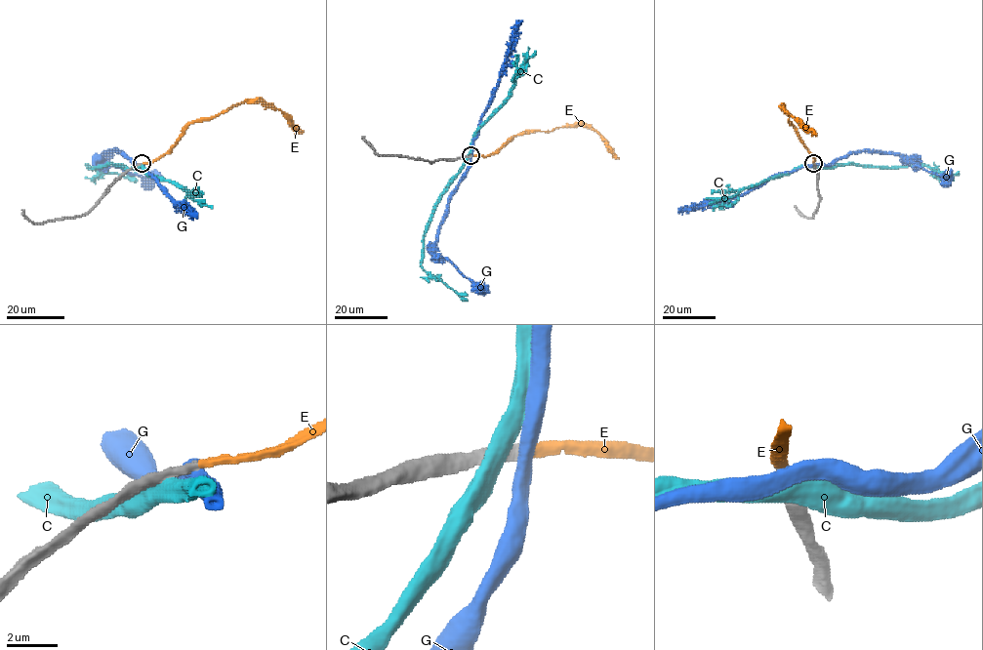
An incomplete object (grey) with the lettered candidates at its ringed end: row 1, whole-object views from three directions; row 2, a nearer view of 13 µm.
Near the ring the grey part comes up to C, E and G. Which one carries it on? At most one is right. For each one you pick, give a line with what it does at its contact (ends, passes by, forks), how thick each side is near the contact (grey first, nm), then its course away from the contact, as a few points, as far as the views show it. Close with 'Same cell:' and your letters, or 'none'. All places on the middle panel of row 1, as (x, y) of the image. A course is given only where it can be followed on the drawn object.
E: it ends there; 440 nm thick on the grey side, 380 nm on the other; it runs (471, 155), (490, 155), (516, 135), (584, 124), (593, 129), (619, 158)
Same cell: E

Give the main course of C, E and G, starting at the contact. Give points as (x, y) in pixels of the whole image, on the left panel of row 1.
C: (138, 165), (132, 168), (114, 164), (87, 165), (122, 176), (137, 172)
E: (142, 164), (162, 156), (191, 123), (210, 120), (242, 102), (270, 103), (304, 132)
G: (141, 164), (136, 164), (116, 150), (107, 151), (101, 160), (109, 167), (118, 167), (132, 174), (161, 175)

